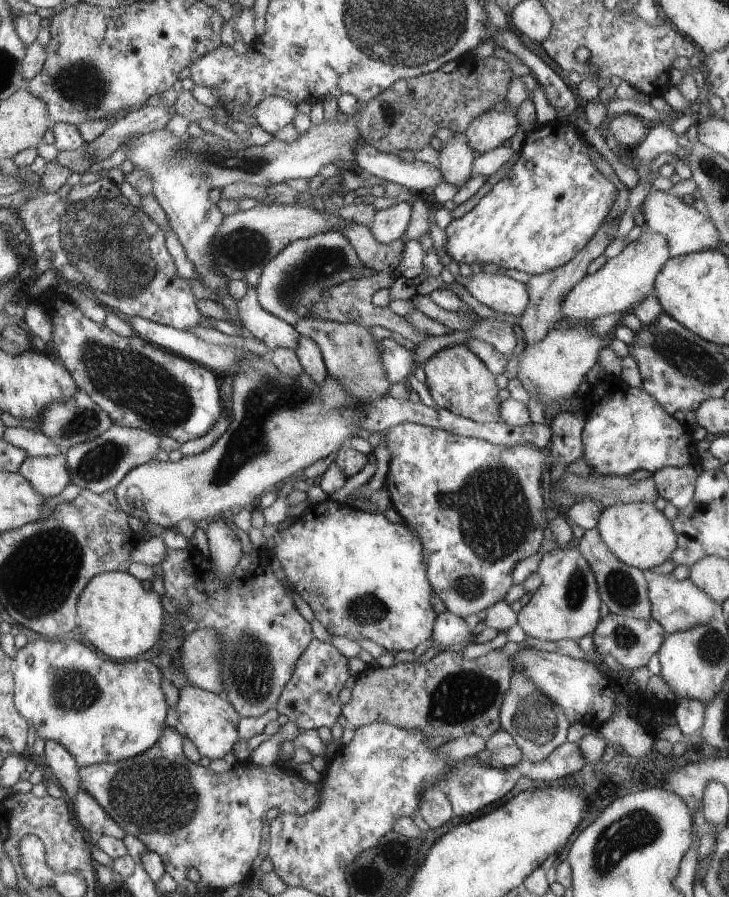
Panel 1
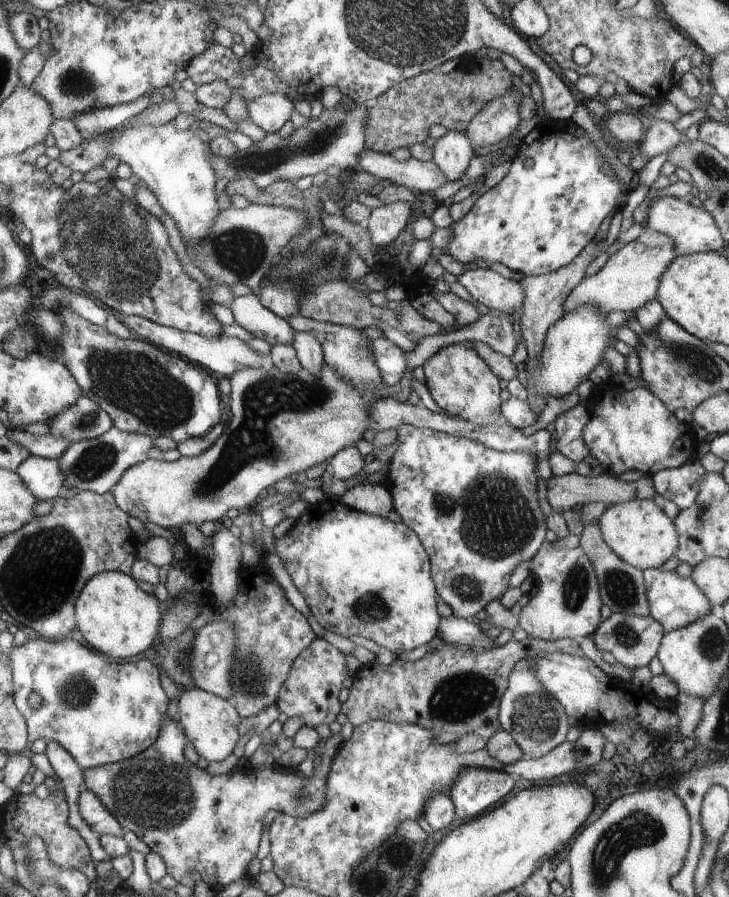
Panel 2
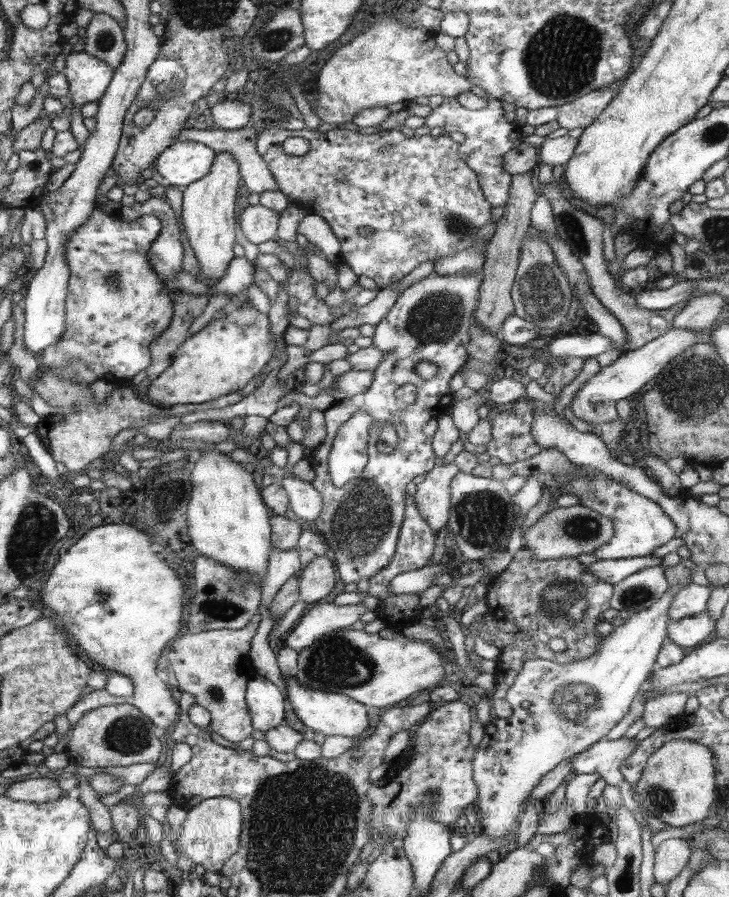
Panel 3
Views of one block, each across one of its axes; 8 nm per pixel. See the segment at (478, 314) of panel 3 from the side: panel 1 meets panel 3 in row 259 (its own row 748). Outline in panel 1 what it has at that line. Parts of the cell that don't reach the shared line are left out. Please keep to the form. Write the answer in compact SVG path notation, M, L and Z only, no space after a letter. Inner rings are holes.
M500 729L490 739L485 740L485 751L491 762L504 769L517 765L522 759L522 751L514 738L504 729Z

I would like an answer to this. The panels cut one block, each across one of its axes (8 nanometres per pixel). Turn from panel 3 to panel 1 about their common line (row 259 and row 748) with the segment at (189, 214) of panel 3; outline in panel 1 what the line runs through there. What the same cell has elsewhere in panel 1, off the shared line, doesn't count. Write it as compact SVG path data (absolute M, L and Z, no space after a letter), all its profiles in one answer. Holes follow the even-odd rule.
M190 685L179 691L179 700L175 708L180 730L190 739L190 742L194 742L201 756L214 760L214 758L224 758L226 754L232 753L232 748L238 740L236 728L240 722L240 715L226 697Z

